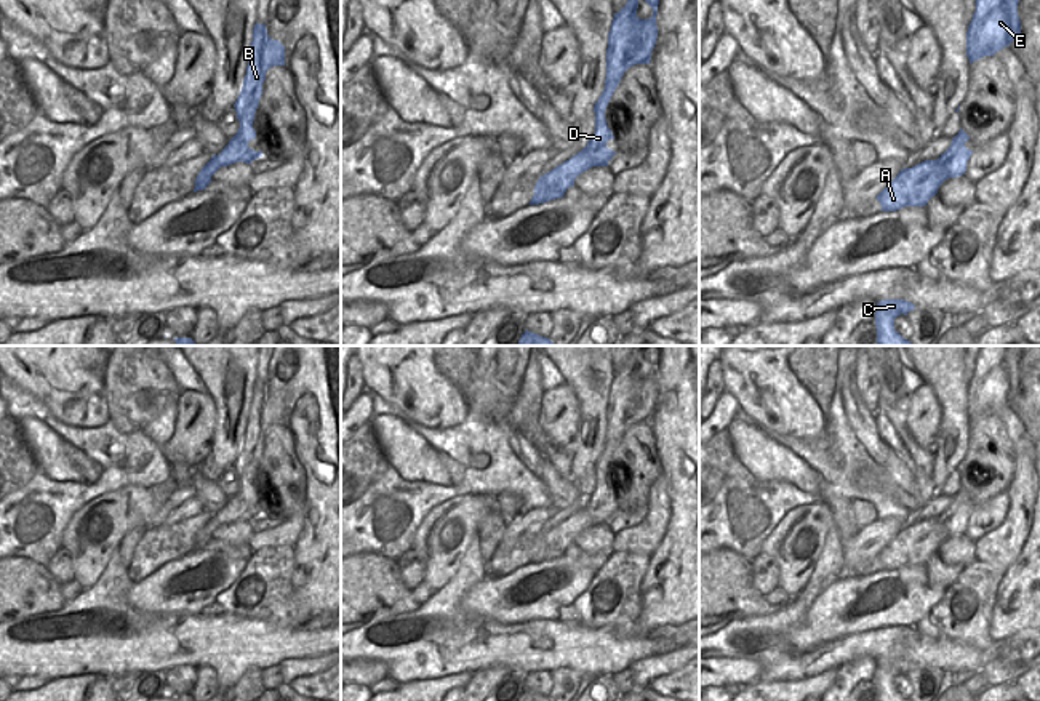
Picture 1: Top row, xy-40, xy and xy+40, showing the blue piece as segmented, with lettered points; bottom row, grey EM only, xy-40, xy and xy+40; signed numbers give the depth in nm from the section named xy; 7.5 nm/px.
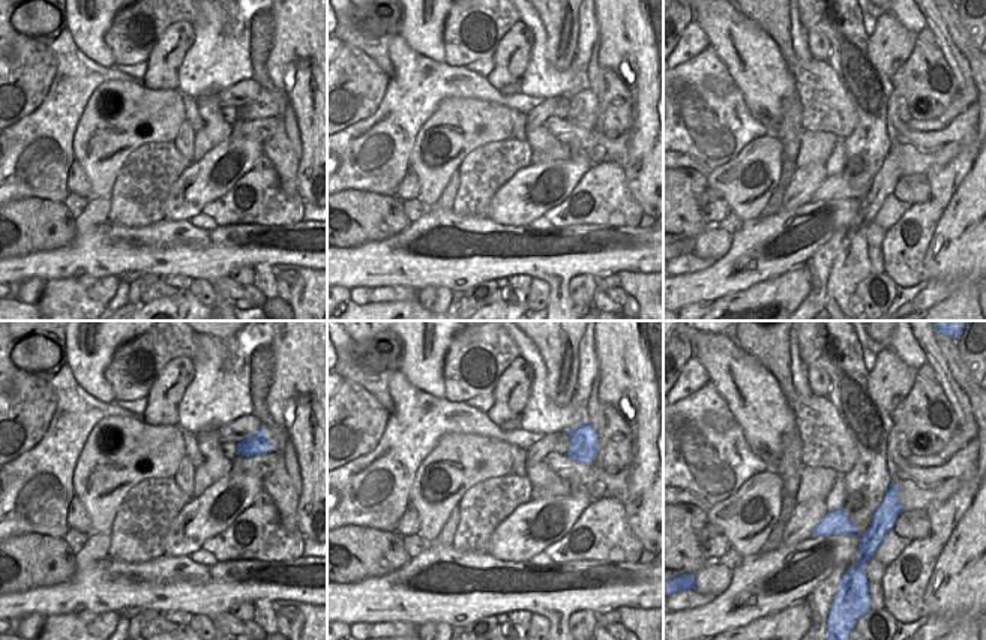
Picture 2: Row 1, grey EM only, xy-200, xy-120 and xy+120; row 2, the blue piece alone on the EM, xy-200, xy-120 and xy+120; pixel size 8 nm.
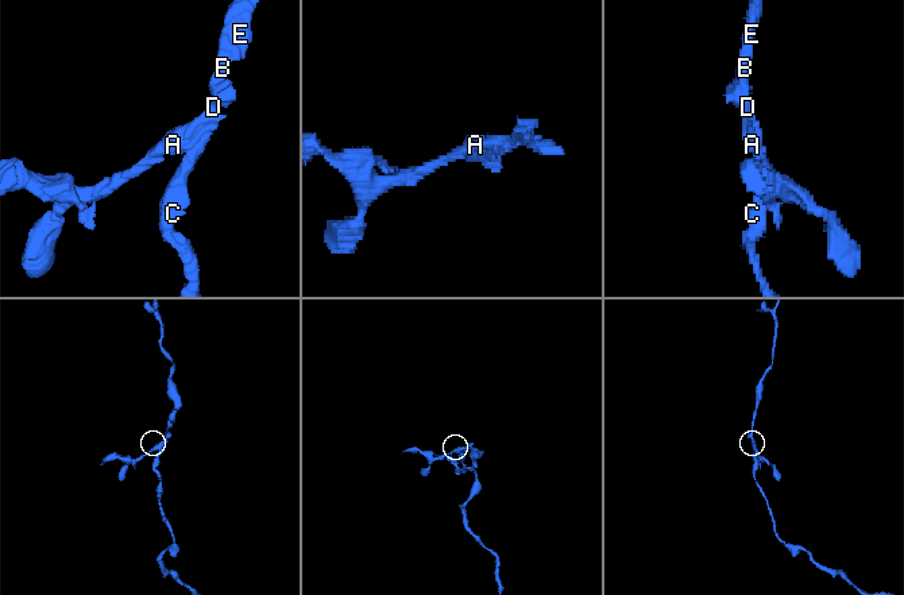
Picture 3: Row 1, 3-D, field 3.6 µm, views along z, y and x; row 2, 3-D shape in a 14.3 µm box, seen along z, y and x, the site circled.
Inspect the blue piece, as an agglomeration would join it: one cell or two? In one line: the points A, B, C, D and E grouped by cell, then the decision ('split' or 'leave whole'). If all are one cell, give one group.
A / B C D E; split

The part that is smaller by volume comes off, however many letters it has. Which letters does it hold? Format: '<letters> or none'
A

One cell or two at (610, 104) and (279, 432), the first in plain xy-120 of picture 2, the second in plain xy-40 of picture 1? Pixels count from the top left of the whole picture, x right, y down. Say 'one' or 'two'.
one

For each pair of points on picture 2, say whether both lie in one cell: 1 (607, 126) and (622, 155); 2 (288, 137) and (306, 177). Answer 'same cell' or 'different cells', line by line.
1: same cell
2: different cells

